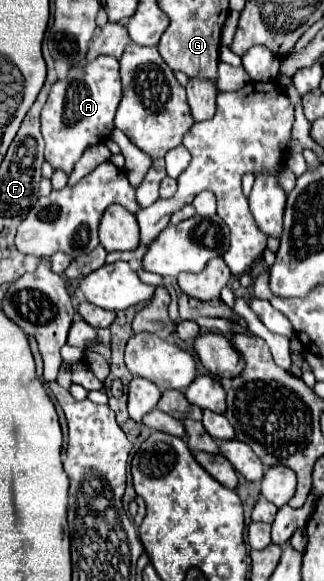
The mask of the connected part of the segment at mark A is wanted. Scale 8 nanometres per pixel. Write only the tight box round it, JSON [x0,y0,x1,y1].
[41,56,121,174]

